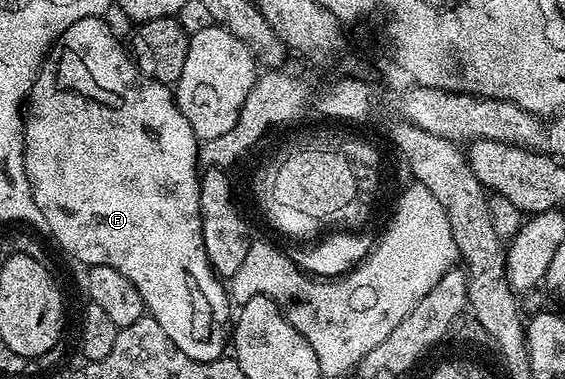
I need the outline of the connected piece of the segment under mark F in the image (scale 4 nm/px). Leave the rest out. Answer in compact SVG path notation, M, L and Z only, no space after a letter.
M106 17L82 18L77 20L57 39L47 54L43 66L39 70L37 80L31 93L27 95L25 113L23 115L23 155L25 156L25 176L29 180L29 188L33 192L33 200L37 208L41 208L41 216L45 216L46 233L55 237L55 242L71 258L83 262L84 267L104 266L117 268L121 276L129 276L133 288L141 292L144 311L165 328L165 336L185 352L193 360L212 362L224 357L229 346L229 327L233 322L233 303L229 290L221 281L211 262L207 259L203 243L203 221L199 207L199 182L201 166L199 161L200 139L196 138L193 128L189 128L189 120L181 112L175 102L175 95L170 85L153 80L139 71L135 59L119 43L117 35L111 31Z

